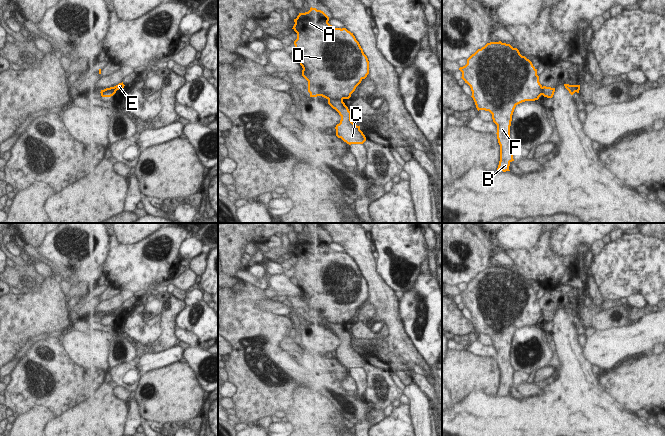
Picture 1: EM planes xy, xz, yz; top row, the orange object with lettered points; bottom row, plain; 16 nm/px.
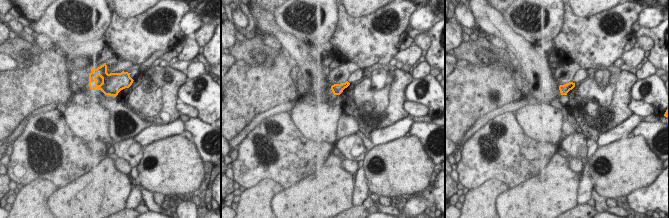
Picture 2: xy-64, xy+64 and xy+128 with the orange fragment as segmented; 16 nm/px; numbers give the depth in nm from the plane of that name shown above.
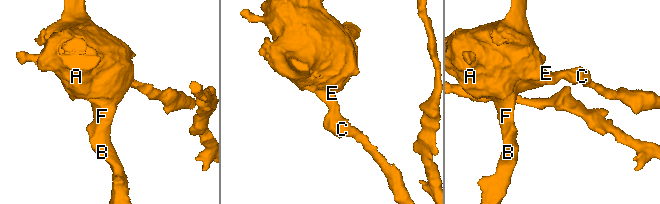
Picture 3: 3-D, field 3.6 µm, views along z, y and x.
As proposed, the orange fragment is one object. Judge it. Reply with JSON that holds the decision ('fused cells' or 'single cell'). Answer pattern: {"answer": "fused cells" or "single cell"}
{"answer": "fused cells"}

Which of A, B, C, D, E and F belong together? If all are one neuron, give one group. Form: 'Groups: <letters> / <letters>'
Groups: A B D E F / C.

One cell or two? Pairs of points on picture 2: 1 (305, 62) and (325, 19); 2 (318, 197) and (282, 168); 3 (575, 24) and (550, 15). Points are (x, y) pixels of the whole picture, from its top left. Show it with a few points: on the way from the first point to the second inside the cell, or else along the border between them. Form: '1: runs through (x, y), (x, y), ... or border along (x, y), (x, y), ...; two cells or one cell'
1: border along (283, 30), (304, 42); two cells
2: border along (314, 172), (283, 189); two cells
3: border along (565, 10), (562, 30), (554, 39); two cells

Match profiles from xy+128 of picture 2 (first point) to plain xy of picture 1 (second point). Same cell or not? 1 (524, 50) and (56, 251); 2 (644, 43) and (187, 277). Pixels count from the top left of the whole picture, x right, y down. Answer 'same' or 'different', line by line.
1: different
2: different

